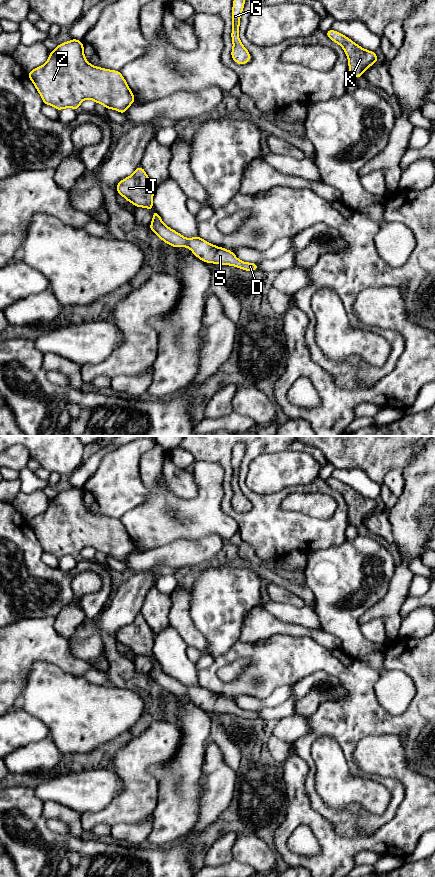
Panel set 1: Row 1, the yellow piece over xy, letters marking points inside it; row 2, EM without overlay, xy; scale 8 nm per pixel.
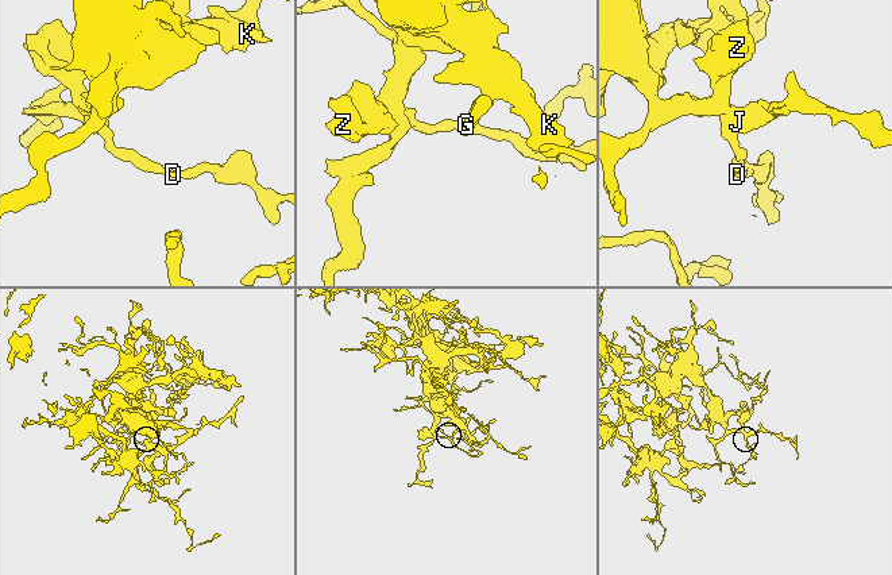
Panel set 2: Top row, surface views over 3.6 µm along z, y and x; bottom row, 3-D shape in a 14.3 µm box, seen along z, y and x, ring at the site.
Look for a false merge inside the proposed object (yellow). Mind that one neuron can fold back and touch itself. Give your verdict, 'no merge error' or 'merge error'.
no merge error

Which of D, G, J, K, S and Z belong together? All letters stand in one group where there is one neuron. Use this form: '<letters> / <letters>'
D G J K S Z

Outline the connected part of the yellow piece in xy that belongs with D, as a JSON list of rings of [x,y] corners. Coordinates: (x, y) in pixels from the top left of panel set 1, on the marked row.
[[[138,166],[132,175],[121,180],[116,186],[116,191],[135,207],[148,208],[154,211],[149,229],[165,243],[175,248],[187,247],[203,262],[230,265],[245,271],[259,270],[256,263],[243,262],[230,250],[215,246],[199,236],[190,239],[185,238],[166,226],[160,215],[154,210],[152,205],[154,185],[141,166]]]

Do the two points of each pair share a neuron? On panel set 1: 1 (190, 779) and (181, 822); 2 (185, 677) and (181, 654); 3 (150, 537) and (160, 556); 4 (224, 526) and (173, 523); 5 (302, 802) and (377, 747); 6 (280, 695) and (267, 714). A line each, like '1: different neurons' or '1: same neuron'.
1: same neuron
2: same neuron
3: different neurons
4: same neuron
5: same neuron
6: different neurons

